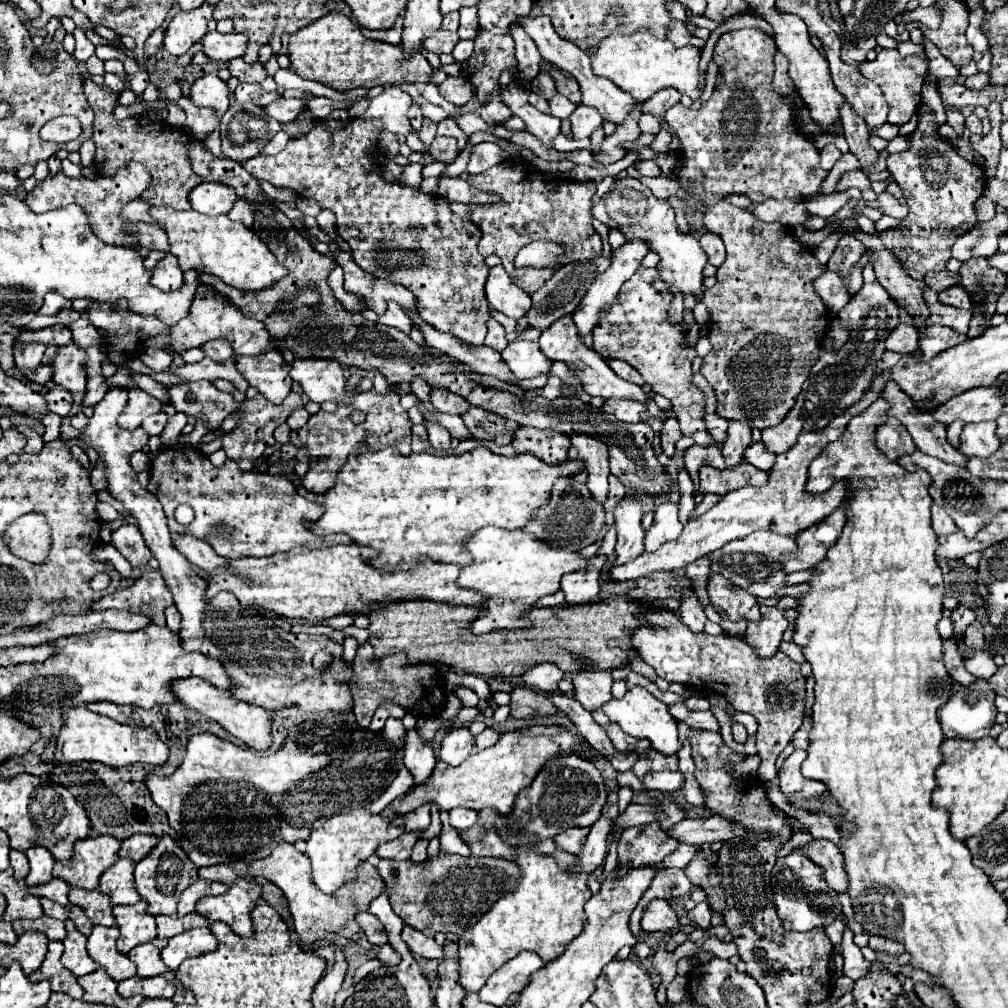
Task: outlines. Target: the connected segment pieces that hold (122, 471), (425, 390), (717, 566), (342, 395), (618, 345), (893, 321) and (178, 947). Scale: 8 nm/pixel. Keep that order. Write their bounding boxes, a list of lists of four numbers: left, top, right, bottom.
[[84,388,354,712],[412,378,434,410],[710,530,796,598],[292,358,352,402],[592,268,714,446],[762,282,900,454],[162,928,218,970]]

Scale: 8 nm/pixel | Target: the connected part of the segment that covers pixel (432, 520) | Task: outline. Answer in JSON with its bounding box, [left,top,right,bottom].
[308,446,584,570]

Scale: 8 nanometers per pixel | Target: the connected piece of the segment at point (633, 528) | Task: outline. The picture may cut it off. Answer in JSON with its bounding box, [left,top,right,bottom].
[616,496,644,564]

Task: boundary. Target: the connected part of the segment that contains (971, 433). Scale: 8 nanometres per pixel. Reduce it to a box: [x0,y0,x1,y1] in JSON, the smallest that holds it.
[958,422,1002,458]

